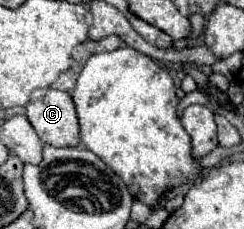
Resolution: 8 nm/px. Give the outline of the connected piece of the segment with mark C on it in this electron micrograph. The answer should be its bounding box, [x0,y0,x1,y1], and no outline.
[27,89,79,147]

